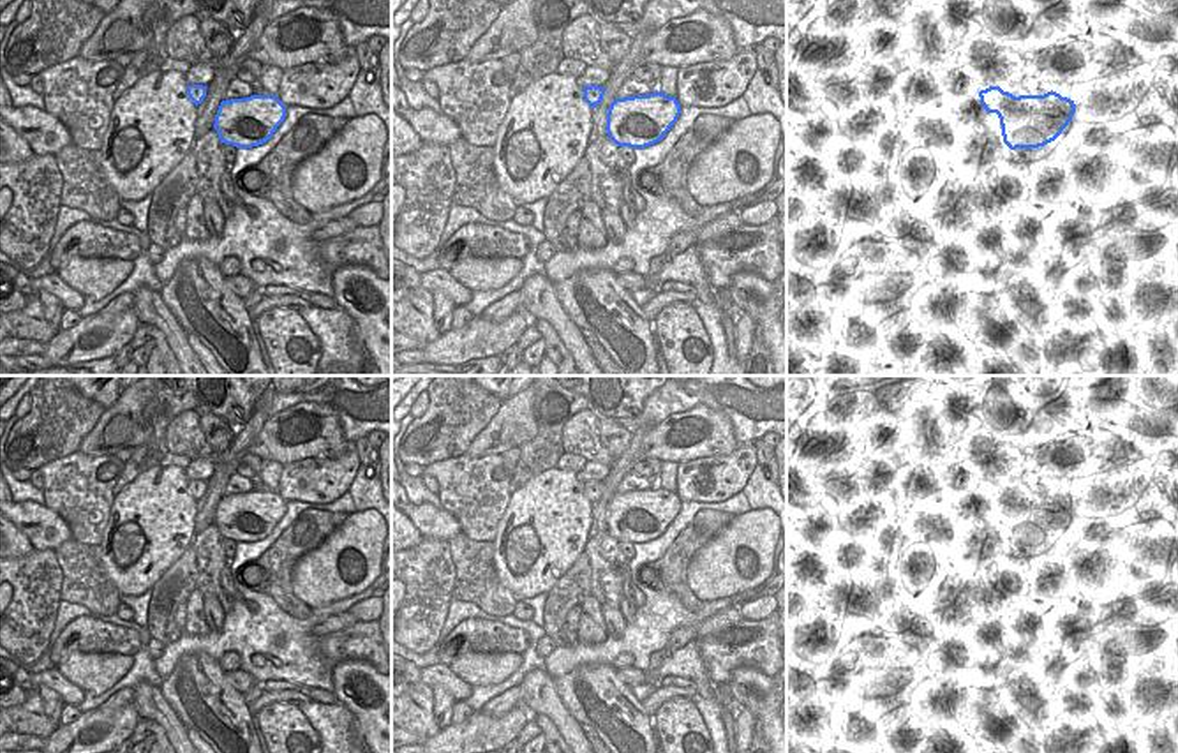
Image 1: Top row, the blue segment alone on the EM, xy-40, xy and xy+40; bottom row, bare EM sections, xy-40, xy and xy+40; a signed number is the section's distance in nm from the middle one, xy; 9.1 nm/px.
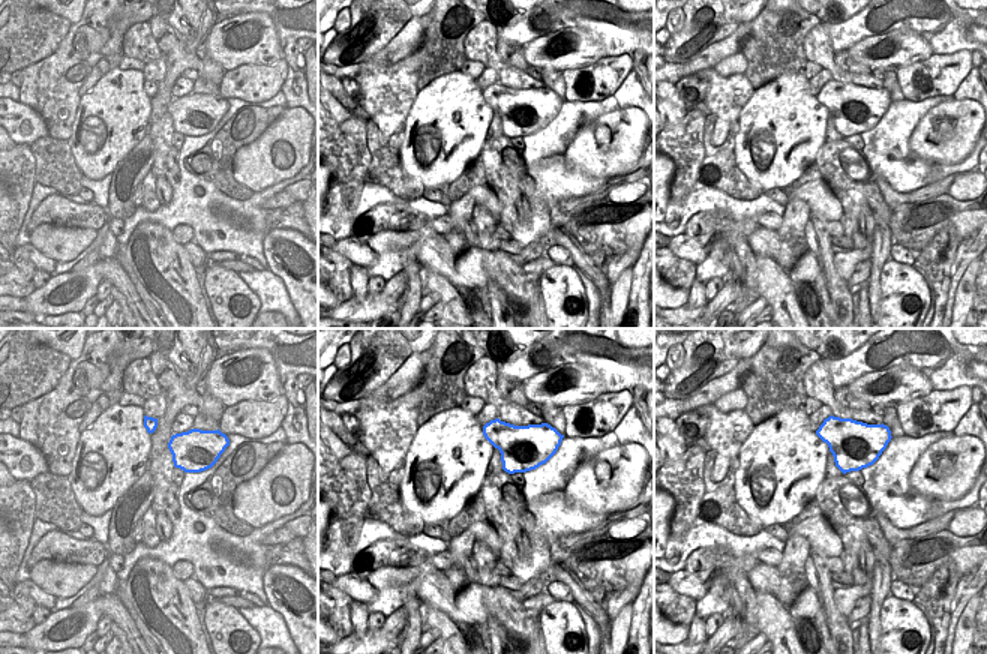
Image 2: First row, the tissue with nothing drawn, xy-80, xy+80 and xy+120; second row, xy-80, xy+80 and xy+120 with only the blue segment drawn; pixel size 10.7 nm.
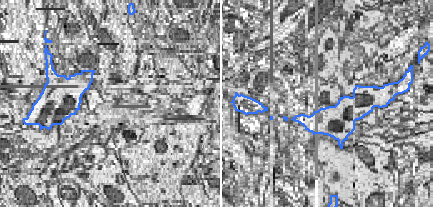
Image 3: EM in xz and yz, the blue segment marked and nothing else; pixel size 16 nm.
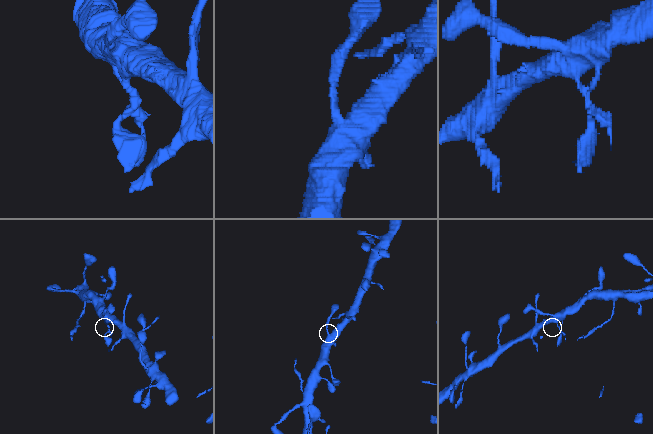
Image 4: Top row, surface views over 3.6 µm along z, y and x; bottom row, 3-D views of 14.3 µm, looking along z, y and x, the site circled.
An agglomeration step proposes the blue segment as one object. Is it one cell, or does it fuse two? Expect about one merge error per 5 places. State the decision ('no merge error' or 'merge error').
no merge error

